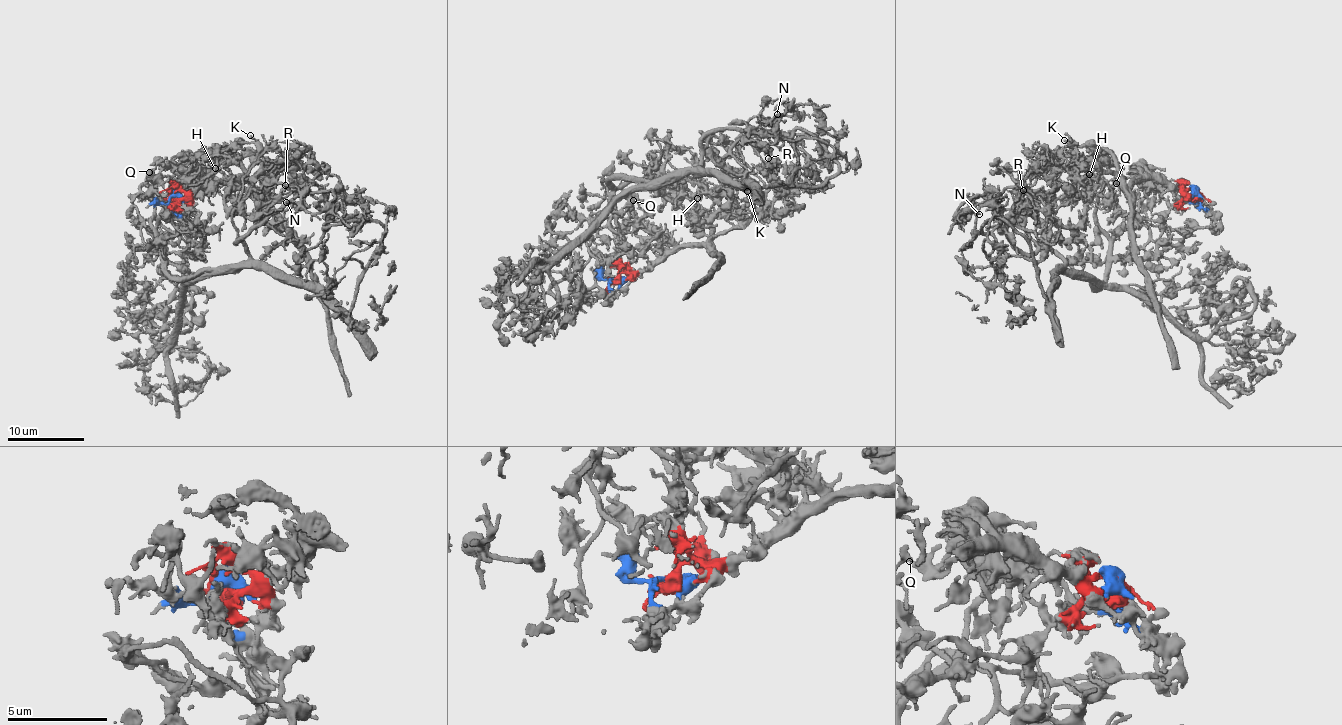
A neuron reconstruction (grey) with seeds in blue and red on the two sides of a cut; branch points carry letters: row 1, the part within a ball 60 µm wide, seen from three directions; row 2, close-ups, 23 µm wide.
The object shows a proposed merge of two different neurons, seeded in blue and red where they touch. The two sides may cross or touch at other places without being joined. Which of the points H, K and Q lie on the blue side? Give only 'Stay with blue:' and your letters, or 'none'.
Stay with blue: Q

